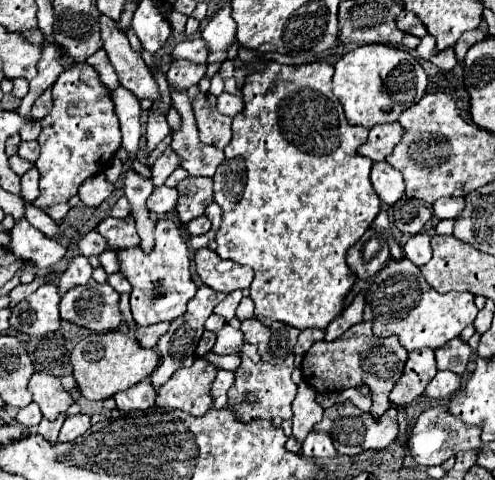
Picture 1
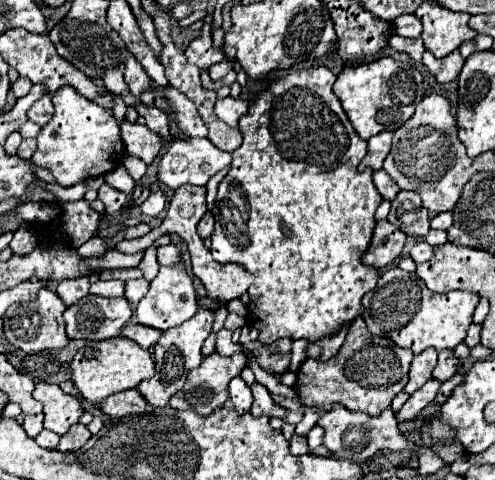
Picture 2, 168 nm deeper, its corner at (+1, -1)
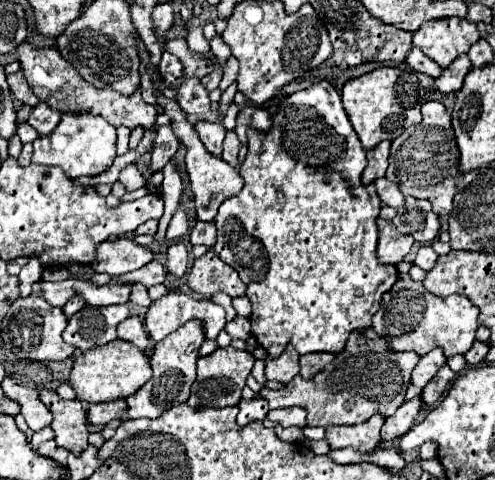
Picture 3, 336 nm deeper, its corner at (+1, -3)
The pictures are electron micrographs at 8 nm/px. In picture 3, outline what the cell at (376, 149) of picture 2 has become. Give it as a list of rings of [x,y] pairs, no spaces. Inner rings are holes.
[[[390,140],[380,142],[380,146],[368,150],[368,166],[362,172],[362,182],[370,184],[376,178],[382,178],[388,168],[388,152],[390,152]]]

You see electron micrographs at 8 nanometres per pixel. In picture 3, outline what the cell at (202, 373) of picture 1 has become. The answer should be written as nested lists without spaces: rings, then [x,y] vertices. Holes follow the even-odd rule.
[[[232,346],[218,348],[210,356],[198,358],[198,374],[192,384],[192,394],[188,398],[188,406],[196,408],[224,408],[236,406],[240,400],[240,392],[246,386],[246,376],[254,366],[254,356],[246,350],[236,350]]]

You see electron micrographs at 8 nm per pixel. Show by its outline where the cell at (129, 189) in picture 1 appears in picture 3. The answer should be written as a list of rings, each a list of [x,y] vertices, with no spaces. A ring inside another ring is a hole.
[[[170,246],[166,252],[166,266],[168,272],[174,276],[184,276],[188,270],[188,252],[184,246]]]

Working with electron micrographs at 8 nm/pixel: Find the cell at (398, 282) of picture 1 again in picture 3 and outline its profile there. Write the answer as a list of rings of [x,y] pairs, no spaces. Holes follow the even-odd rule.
[[[398,274],[392,290],[384,294],[380,310],[372,316],[372,328],[386,338],[394,350],[414,350],[418,356],[424,356],[434,346],[440,346],[446,356],[466,354],[478,328],[478,308],[466,296],[452,294],[442,298],[430,294],[422,282],[414,282],[410,274]]]

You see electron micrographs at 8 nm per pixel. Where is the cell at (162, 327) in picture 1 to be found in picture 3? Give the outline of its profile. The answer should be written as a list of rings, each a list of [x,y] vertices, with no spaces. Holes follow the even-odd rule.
[[[130,316],[124,322],[120,322],[118,338],[126,340],[126,342],[132,342],[140,350],[148,350],[148,346],[150,346],[148,332],[144,330],[144,324],[142,324],[142,320],[138,316]]]

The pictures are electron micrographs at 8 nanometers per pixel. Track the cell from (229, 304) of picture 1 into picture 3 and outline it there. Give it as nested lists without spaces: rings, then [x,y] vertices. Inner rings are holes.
[[[236,316],[234,320],[230,320],[226,324],[226,332],[230,334],[230,338],[240,338],[240,340],[248,340],[250,338],[250,320]]]

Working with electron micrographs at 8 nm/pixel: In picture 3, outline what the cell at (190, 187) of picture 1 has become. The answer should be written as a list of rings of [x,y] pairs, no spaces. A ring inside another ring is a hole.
[[[206,252],[192,264],[188,286],[206,298],[216,292],[226,292],[232,298],[246,294],[246,284],[240,280],[238,272],[224,264],[214,252]]]

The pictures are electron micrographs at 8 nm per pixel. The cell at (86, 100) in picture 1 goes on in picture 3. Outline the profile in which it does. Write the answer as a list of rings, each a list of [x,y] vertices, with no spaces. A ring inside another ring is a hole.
[[[62,114],[56,130],[48,136],[40,136],[34,140],[34,156],[32,164],[42,166],[60,166],[68,178],[78,176],[96,176],[106,172],[116,158],[116,128],[108,124],[104,118],[88,114]]]

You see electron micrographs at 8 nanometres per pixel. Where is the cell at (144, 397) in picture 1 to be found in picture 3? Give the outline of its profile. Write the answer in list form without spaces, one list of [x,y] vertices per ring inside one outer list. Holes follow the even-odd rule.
[[[112,400],[102,404],[92,404],[88,408],[88,422],[96,426],[106,426],[112,420],[124,420],[124,414],[128,412],[126,400]]]

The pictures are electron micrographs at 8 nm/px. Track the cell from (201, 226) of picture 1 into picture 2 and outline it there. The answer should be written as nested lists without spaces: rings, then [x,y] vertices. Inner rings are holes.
[[[206,212],[206,214],[204,214],[204,218],[198,222],[198,234],[200,234],[202,238],[210,238],[212,228],[214,228],[214,218],[212,218],[212,212]]]

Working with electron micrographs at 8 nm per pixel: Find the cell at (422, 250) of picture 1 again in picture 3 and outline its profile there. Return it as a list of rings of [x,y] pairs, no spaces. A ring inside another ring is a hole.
[[[426,244],[426,246],[420,246],[420,248],[418,248],[414,264],[420,266],[422,270],[432,270],[434,264],[436,264],[436,258],[438,258],[438,254],[432,250],[430,244]]]

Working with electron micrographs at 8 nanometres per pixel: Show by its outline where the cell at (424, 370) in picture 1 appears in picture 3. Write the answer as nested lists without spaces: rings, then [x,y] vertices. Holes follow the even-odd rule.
[[[434,348],[428,356],[422,356],[412,372],[412,384],[418,388],[424,388],[426,382],[430,382],[432,376],[436,374],[436,370],[444,366],[444,362],[446,362],[446,356],[440,348]]]

